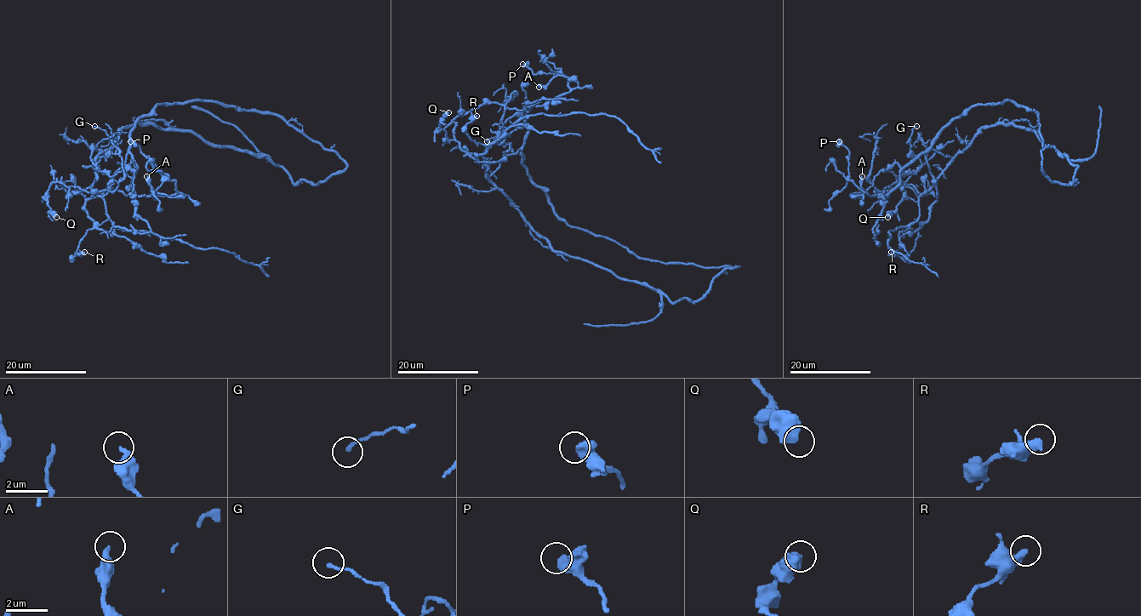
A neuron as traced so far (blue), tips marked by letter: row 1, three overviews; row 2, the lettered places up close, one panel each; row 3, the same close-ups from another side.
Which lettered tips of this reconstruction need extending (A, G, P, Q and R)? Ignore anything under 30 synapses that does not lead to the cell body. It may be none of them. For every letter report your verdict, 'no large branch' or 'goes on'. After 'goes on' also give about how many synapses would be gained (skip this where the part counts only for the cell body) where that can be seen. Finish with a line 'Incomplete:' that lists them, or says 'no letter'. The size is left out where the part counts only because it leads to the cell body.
A: no large branch
G: no large branch
P: no large branch
Q: no large branch
R: no large branch
Incomplete: no letter

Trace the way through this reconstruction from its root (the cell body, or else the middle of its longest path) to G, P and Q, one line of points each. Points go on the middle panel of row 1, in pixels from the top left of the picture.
G: (508, 197), (483, 154), (505, 108), (526, 113), (527, 125), (510, 116), (487, 141)
P: (508, 197), (483, 156), (503, 136), (504, 109), (570, 90), (565, 76), (522, 64)
Q: (508, 197), (488, 179), (487, 162), (460, 147), (453, 136), (455, 123), (440, 130), (448, 112)

